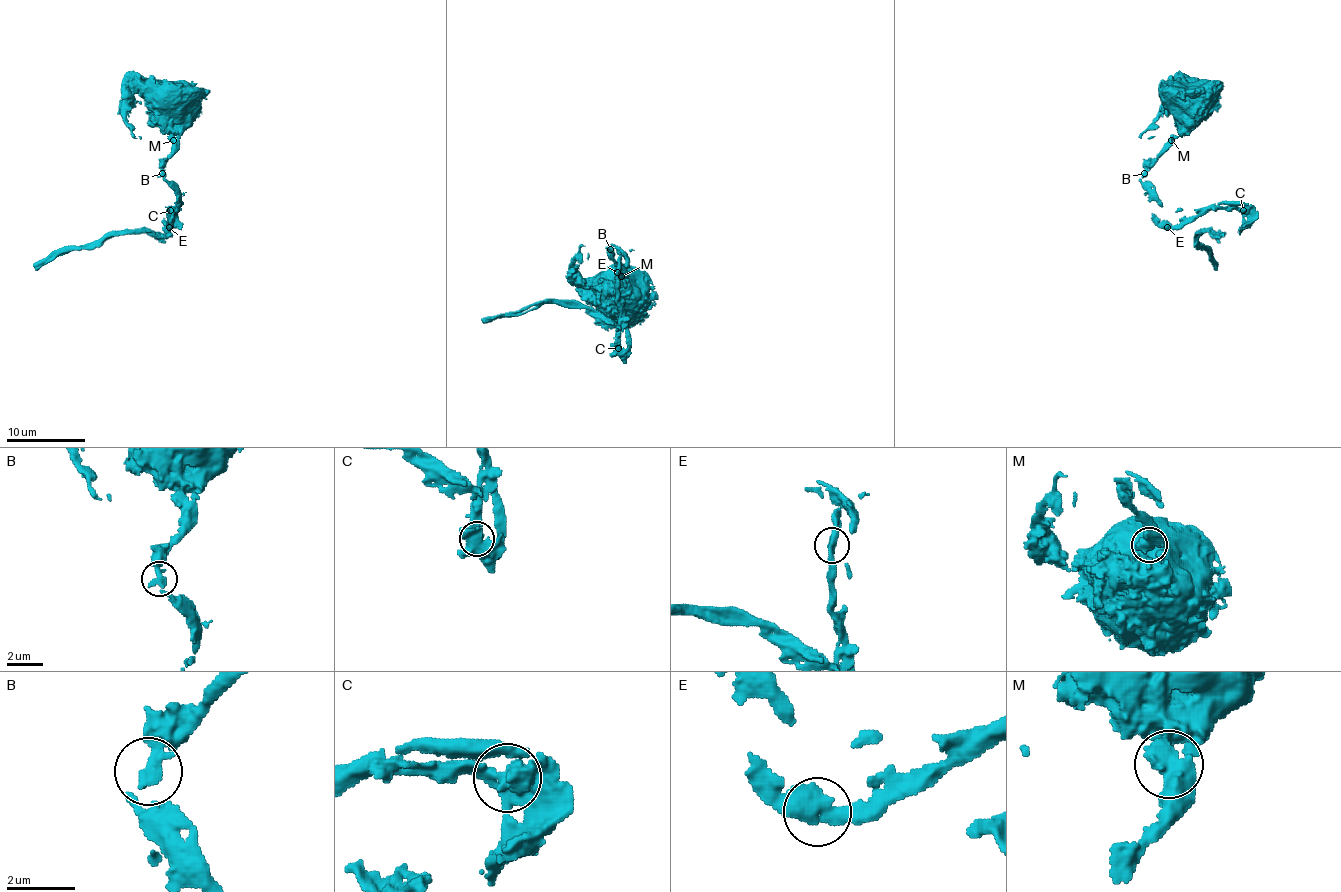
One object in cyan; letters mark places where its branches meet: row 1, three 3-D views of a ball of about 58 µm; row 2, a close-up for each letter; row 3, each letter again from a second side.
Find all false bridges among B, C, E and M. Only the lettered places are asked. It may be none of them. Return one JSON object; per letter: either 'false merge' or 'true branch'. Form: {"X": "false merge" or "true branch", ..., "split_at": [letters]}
{"B": "true branch", "C": "true branch", "E": "true branch", "M": "true branch", "split_at": []}

